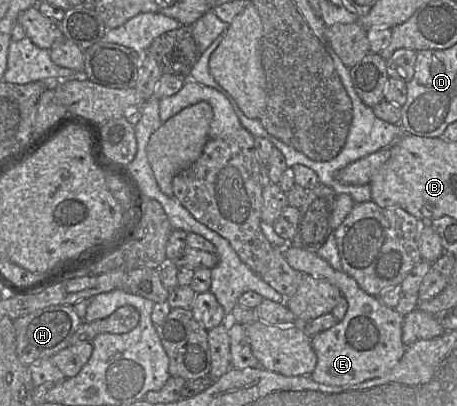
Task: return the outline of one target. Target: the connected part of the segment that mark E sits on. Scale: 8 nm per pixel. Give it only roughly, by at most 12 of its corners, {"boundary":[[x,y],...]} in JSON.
{"boundary":[[288,243],[293,269],[324,278],[348,303],[311,337],[309,375],[355,385],[384,375],[406,350],[403,315],[317,253]]}

